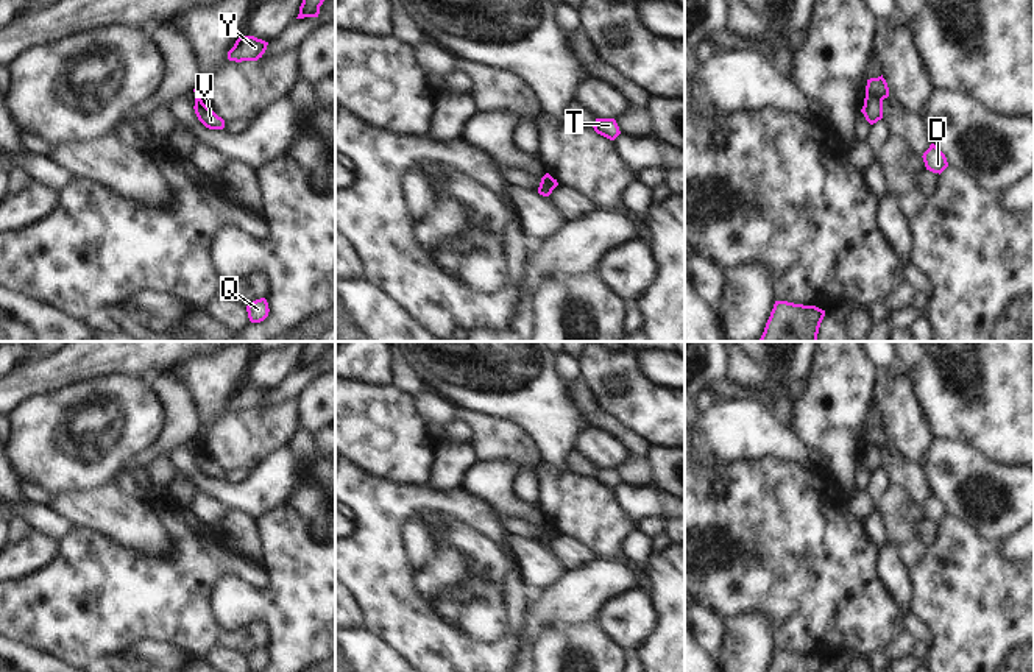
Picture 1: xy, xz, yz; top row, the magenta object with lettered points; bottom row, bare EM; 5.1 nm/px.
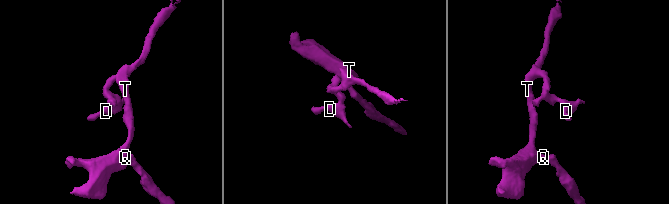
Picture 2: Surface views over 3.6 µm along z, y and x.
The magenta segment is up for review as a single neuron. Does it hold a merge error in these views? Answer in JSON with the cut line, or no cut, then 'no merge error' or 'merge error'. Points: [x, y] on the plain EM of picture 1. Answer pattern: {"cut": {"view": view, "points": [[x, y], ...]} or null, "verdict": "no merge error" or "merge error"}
{"cut": {"view": "yz", "points": [[866, 443], [881, 449]]}, "verdict": "merge error"}

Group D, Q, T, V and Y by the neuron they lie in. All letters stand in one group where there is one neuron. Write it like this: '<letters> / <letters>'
D V / Q T Y

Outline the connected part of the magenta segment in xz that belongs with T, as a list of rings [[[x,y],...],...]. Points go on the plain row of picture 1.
[[[596,468],[591,474],[594,480],[610,490],[614,490],[621,480],[614,468]]]

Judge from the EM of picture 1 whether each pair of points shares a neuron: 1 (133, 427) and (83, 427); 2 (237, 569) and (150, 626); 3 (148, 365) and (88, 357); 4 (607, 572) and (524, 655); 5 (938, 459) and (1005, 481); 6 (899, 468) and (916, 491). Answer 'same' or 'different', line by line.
1: same
2: same
3: same
4: same
5: same
6: same

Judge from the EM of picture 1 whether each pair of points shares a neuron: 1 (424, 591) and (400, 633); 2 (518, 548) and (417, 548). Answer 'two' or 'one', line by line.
1: one
2: two

